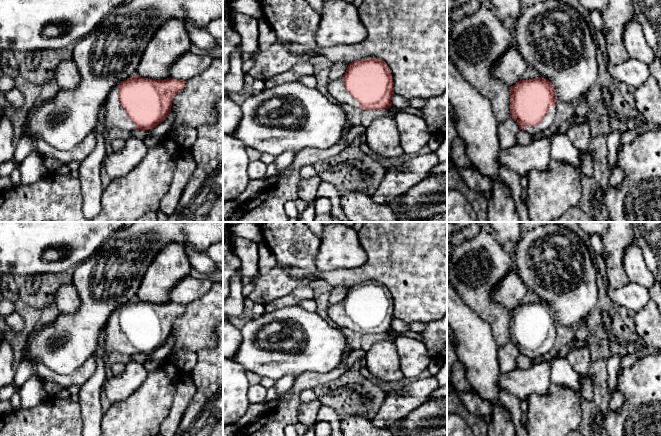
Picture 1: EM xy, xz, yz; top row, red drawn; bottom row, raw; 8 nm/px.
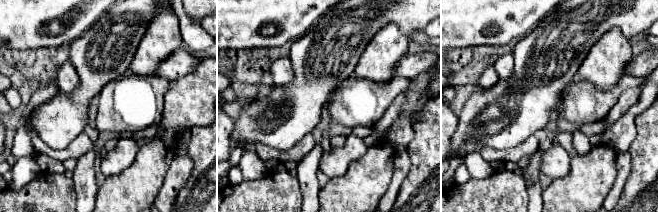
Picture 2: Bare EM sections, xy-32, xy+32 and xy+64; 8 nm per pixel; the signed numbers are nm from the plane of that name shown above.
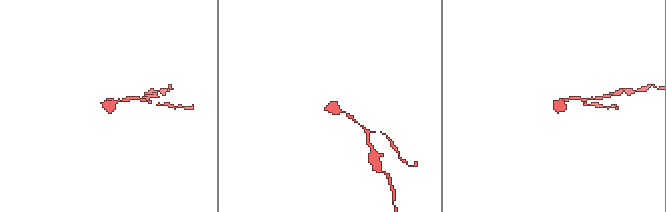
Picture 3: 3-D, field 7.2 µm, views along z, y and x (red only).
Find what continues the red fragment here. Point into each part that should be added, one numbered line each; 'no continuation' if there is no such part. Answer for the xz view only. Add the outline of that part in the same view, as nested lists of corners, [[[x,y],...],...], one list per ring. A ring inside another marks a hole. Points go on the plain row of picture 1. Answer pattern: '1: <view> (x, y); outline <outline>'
1: xz (336, 312); outline [[[343,301],[328,306],[328,317],[341,329],[359,332],[360,328],[346,315]]]

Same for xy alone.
1: xy (116, 341); outline [[[115,310],[105,327],[106,349],[108,355],[113,352],[134,355],[136,349],[130,344],[126,335],[121,331],[118,323],[119,312]]]

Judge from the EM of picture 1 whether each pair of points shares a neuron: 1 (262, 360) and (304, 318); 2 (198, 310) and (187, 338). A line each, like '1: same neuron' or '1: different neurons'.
1: same neuron
2: same neuron

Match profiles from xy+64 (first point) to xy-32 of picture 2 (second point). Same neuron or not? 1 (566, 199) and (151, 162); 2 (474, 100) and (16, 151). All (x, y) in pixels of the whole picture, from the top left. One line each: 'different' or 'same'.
1: same
2: different

